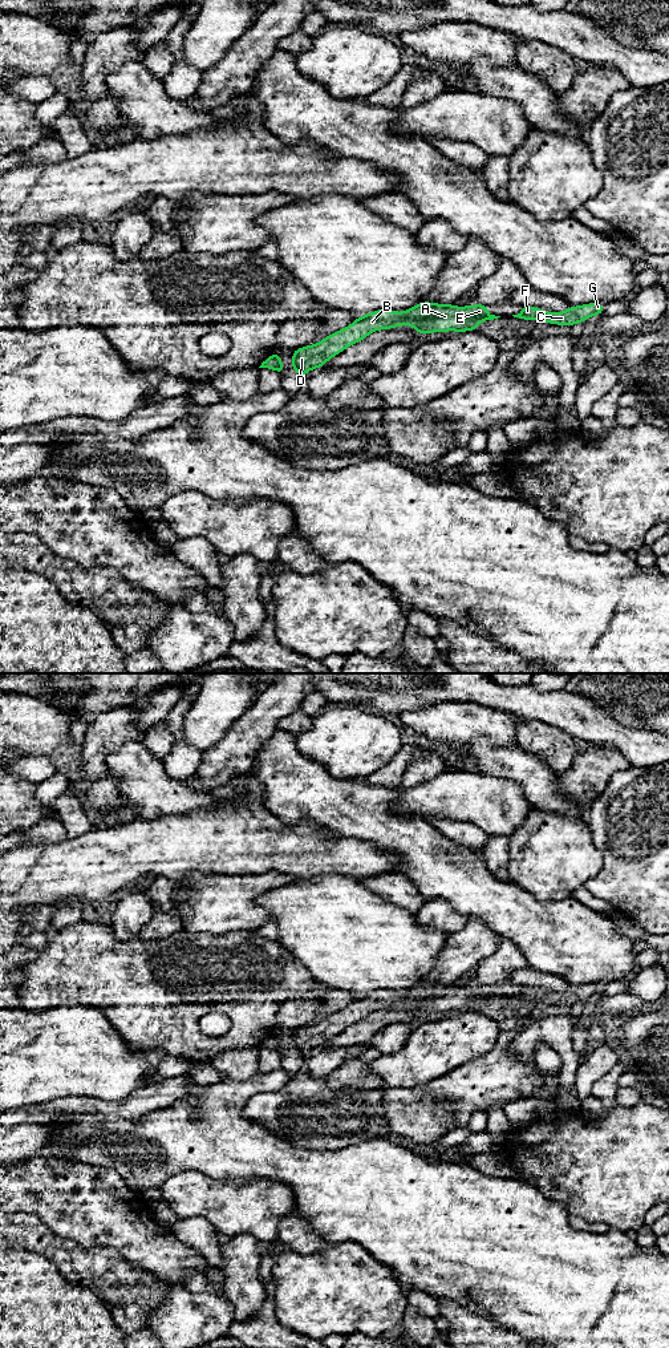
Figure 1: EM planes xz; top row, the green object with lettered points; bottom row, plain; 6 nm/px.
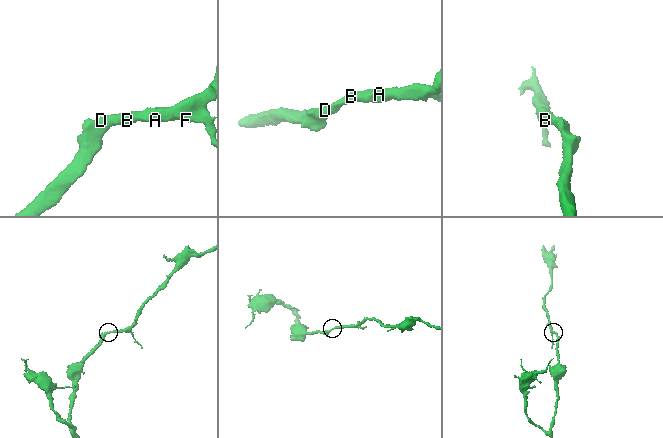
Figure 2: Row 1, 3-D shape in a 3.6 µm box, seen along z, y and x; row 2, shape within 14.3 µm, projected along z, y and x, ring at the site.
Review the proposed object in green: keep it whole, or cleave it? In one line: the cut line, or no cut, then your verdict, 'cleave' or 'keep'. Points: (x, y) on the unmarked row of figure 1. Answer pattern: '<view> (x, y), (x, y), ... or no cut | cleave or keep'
no cut | keep

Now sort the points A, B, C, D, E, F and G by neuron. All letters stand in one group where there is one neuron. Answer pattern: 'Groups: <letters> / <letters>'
Groups: A B C D E F G

